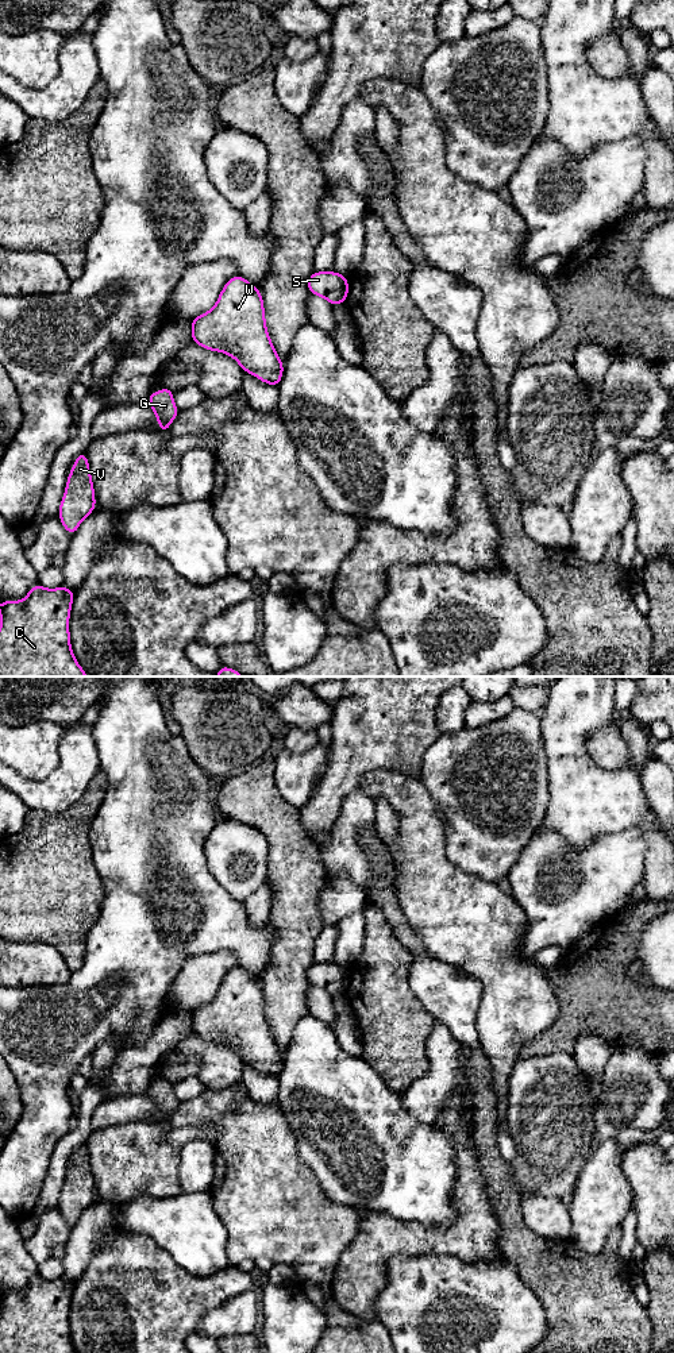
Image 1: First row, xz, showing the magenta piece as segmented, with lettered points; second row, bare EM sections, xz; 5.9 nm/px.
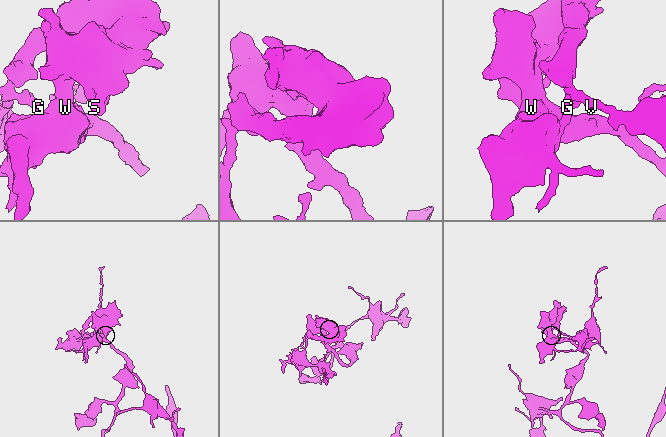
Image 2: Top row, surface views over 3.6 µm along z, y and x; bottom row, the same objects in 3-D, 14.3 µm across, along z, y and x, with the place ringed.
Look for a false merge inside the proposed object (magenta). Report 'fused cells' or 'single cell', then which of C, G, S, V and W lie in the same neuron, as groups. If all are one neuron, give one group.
single cell; C G S V W

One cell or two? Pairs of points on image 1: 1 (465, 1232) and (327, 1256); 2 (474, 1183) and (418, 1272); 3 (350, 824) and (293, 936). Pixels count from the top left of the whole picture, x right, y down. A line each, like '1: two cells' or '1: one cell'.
1: two cells
2: two cells
3: two cells

